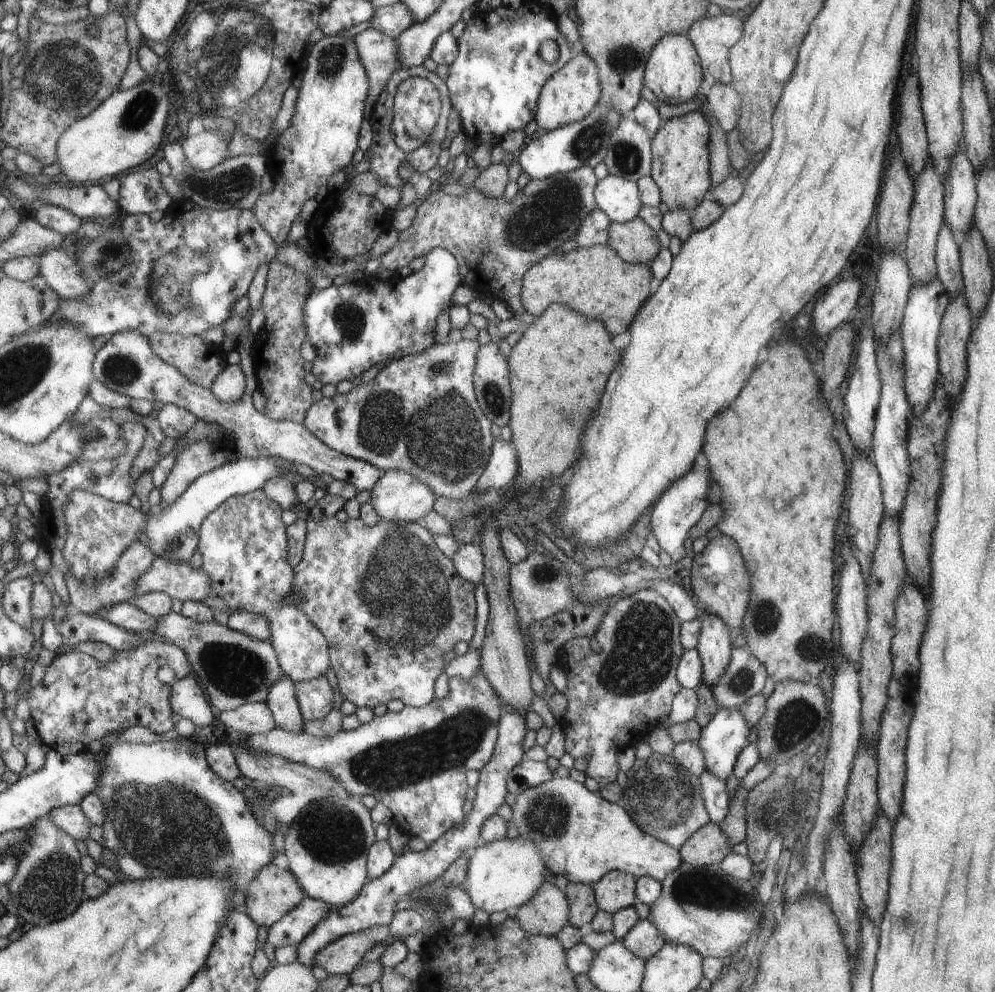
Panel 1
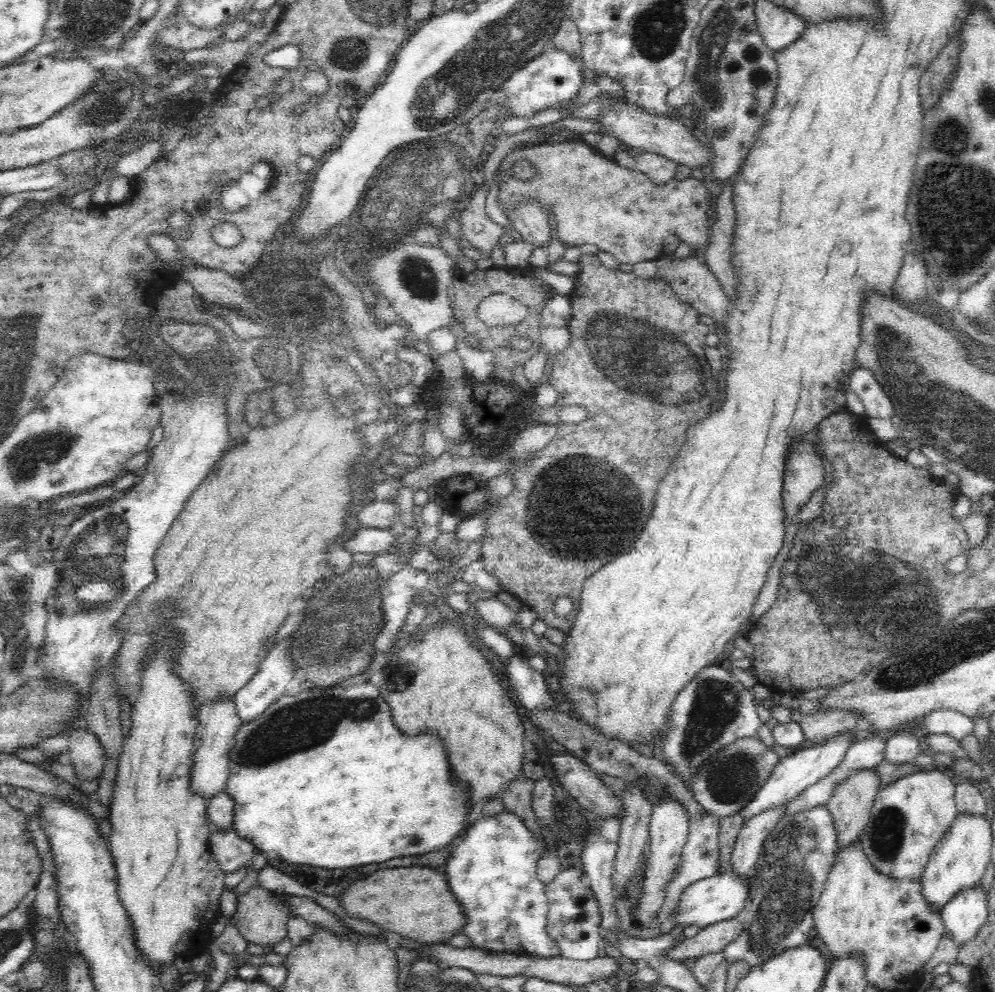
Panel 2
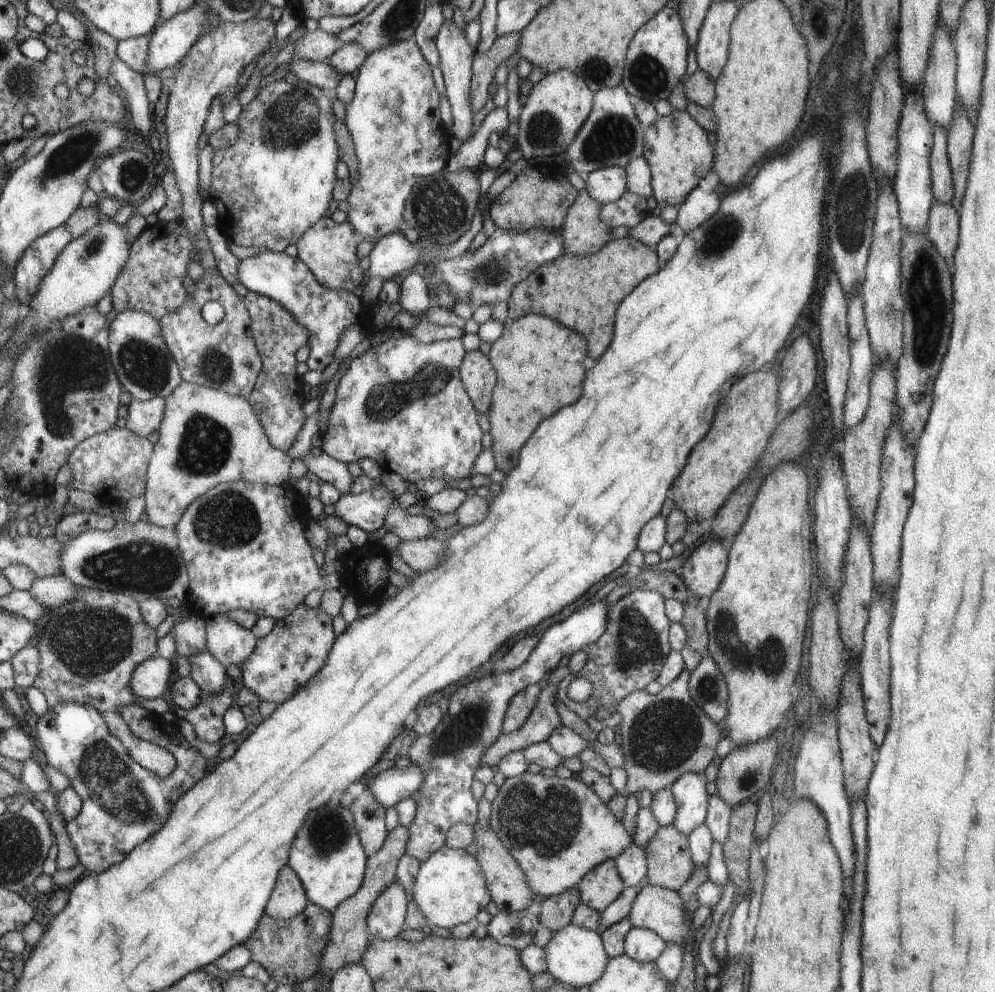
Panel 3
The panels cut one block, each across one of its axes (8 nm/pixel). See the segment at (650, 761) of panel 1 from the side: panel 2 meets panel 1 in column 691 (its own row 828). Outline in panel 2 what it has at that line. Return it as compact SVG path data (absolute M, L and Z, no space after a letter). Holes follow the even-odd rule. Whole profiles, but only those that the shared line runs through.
M824 805L788 813L776 823L761 846L754 873L747 877L751 883L751 900L737 917L743 923L742 933L722 951L729 965L746 961L752 970L780 949L810 941L810 930L815 926L813 909L835 859L838 842L835 821Z

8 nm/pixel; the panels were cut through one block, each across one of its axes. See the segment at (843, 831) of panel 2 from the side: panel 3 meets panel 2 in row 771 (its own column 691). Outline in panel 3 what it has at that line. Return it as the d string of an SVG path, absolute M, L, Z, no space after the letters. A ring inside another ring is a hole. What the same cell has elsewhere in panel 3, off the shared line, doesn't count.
M664 825L646 846L647 878L650 885L678 890L695 871L693 854L689 848L689 836L684 836L674 825Z

